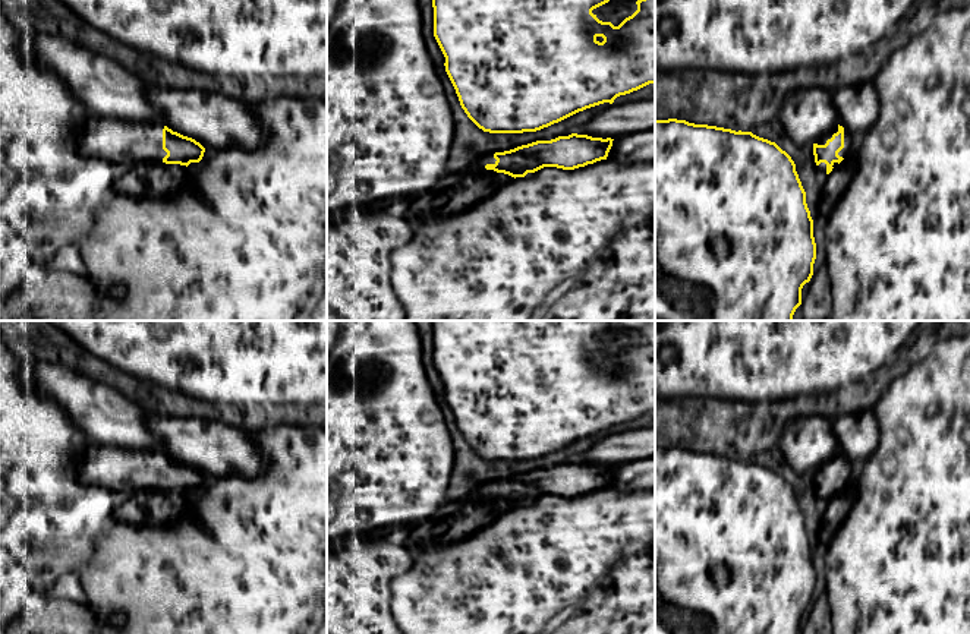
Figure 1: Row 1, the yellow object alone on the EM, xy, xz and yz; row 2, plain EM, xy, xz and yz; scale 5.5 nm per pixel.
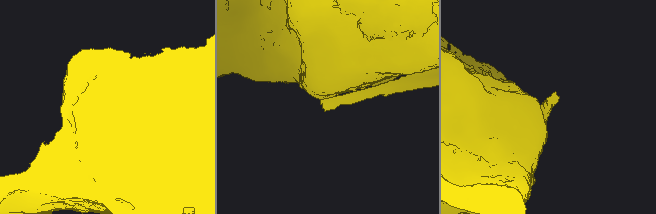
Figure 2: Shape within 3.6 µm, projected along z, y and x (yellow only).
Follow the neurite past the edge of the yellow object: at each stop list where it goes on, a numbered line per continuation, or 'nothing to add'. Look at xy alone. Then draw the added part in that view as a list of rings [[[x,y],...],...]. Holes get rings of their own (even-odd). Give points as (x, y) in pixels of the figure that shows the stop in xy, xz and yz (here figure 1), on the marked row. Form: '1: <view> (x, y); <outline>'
1: xy (123, 144); [[[89,116],[81,124],[76,139],[78,152],[98,157],[117,167],[158,164],[167,152],[163,149],[163,122],[119,122]]]

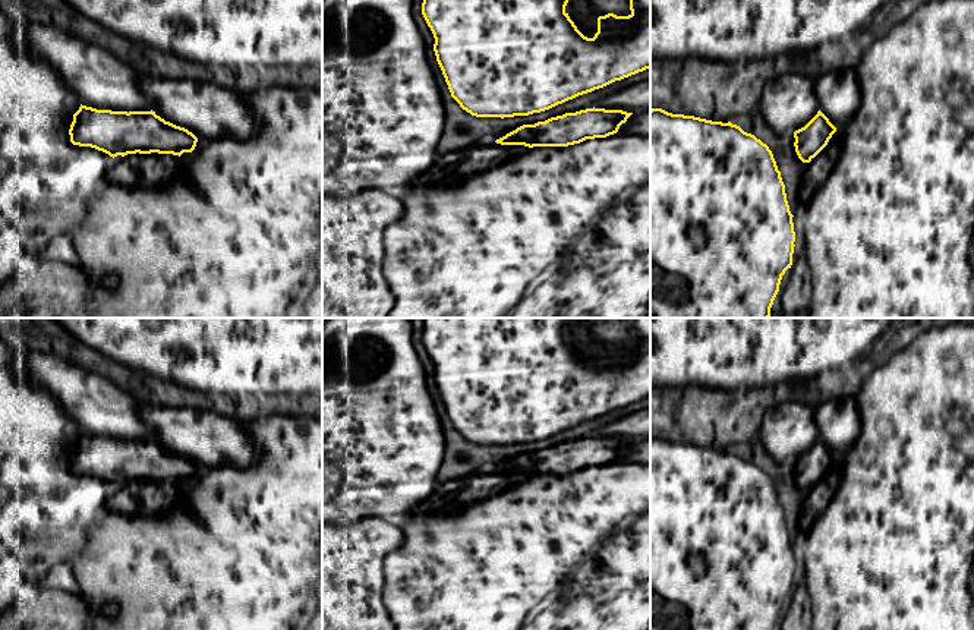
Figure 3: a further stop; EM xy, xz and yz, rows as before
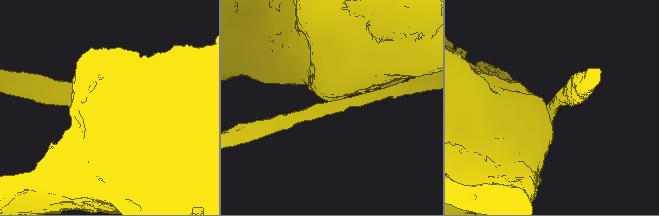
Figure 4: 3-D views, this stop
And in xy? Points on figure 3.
nothing to add

